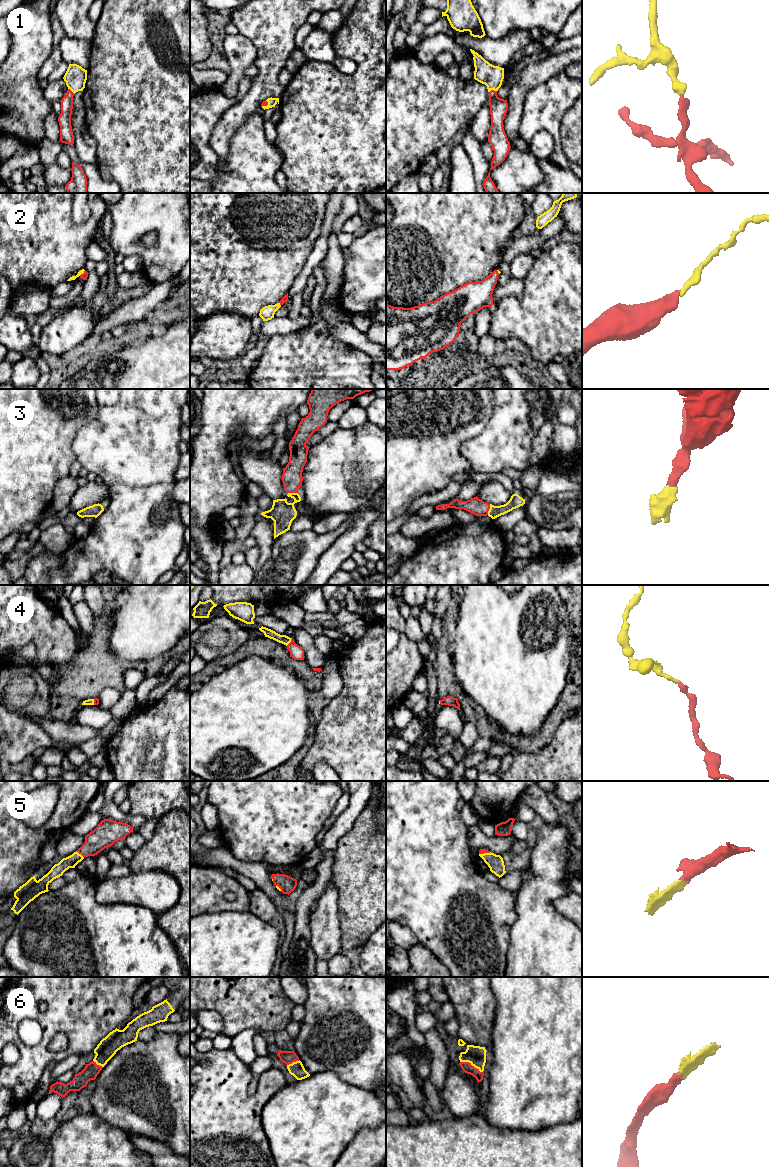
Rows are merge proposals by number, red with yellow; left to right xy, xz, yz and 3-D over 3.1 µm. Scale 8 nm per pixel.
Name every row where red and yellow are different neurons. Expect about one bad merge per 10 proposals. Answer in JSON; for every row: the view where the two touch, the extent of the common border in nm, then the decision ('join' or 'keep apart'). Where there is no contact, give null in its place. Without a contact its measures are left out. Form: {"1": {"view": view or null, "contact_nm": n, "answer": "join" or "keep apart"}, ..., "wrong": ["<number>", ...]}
{"1": {"view": "yz", "contact_nm": 70, "answer": "join"}, "2": {"view": "xy", "contact_nm": 60, "answer": "join"}, "3": {"view": "yz", "contact_nm": 90, "answer": "join"}, "4": {"view": "xz", "contact_nm": 80, "answer": "join"}, "5": {"view": "xy", "contact_nm": 80, "answer": "join"}, "6": {"view": "yz", "contact_nm": 200, "answer": "join"}, "wrong": []}

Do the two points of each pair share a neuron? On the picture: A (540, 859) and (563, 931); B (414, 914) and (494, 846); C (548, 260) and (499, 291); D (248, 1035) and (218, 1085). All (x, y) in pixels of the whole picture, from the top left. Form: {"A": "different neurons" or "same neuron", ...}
{"A": "same neuron", "B": "different neurons", "C": "different neurons", "D": "different neurons"}

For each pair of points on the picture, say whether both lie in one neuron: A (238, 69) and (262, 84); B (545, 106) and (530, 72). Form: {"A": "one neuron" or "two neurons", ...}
{"A": "two neurons", "B": "two neurons"}

